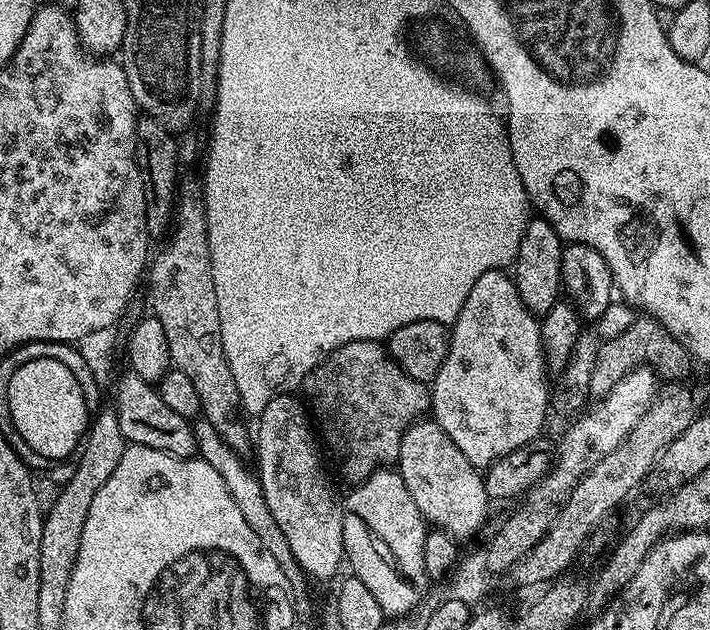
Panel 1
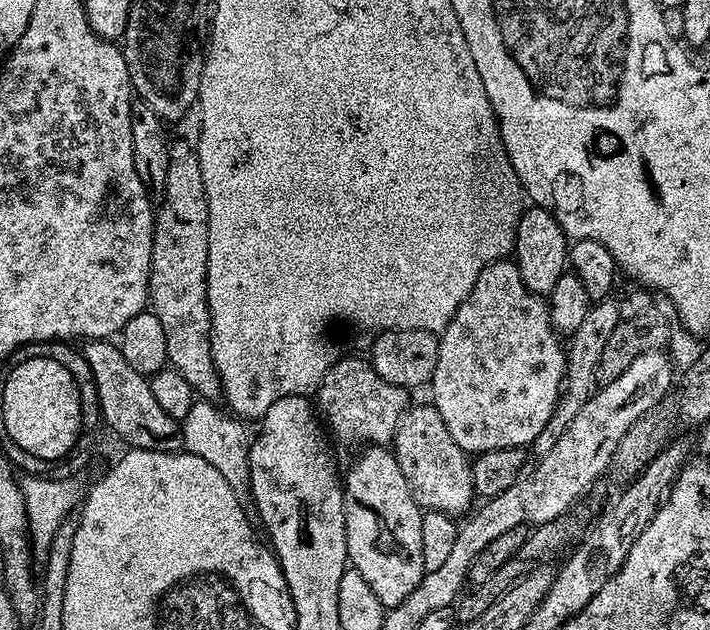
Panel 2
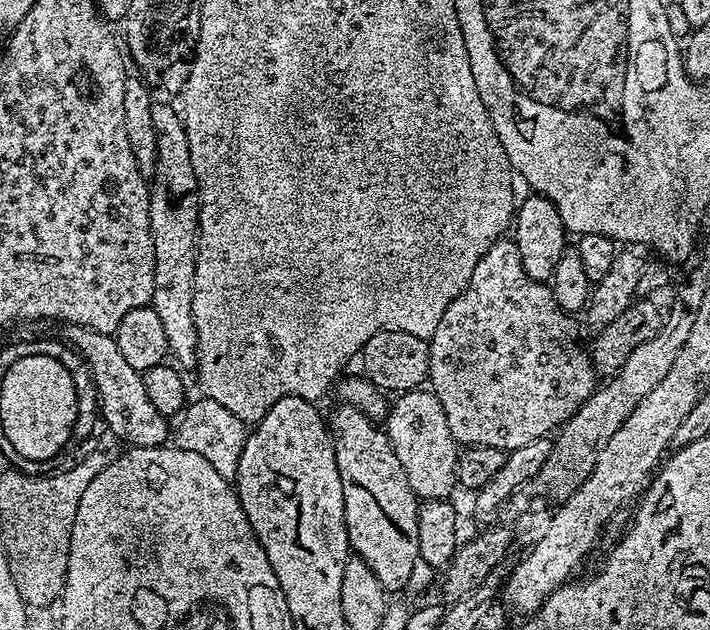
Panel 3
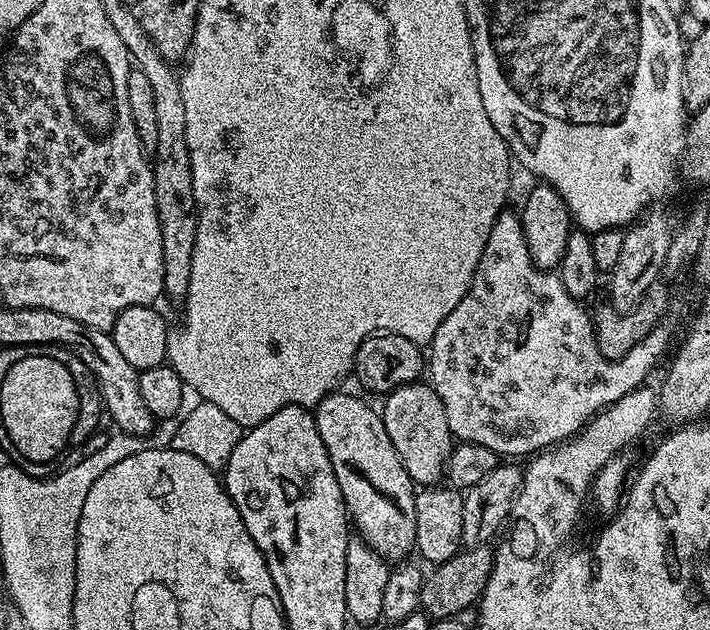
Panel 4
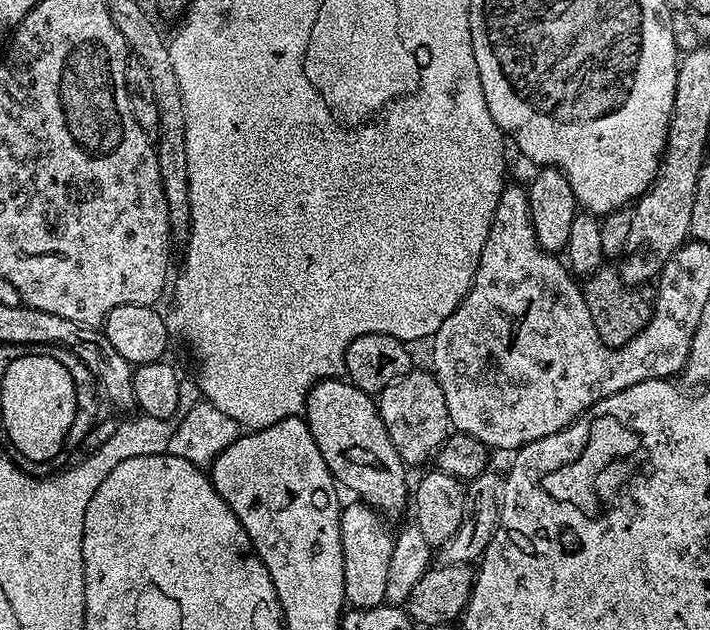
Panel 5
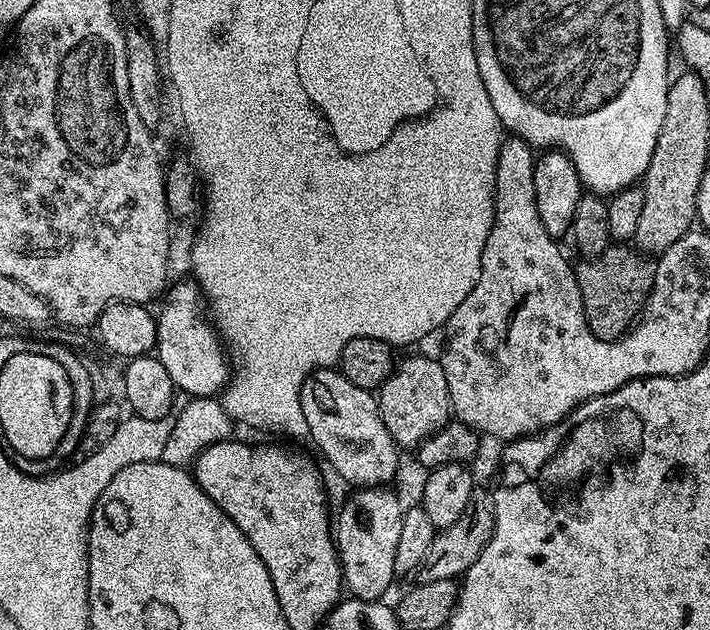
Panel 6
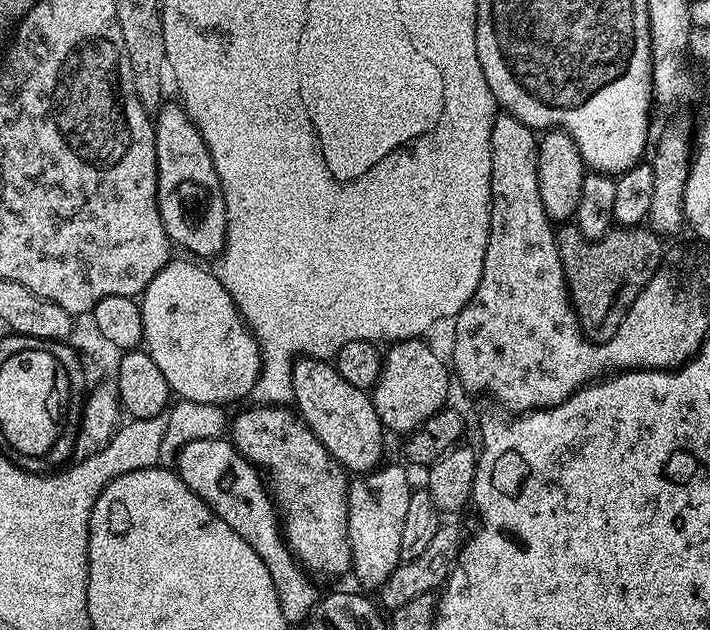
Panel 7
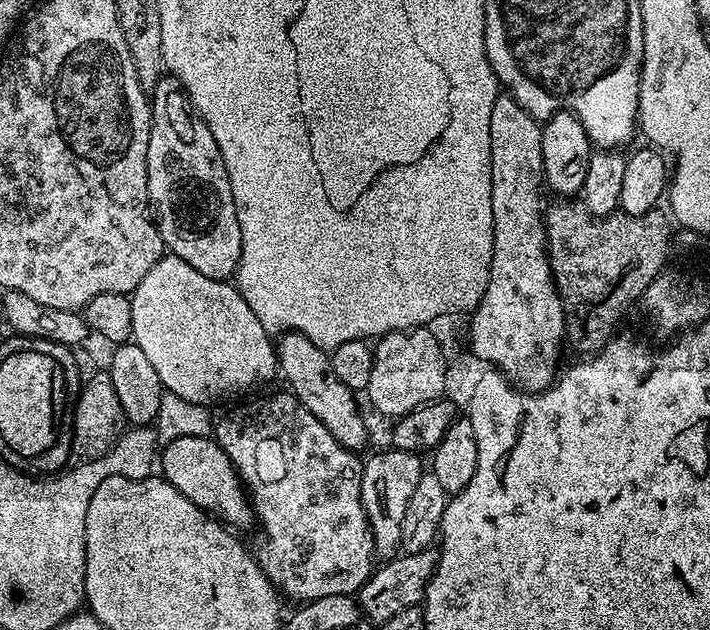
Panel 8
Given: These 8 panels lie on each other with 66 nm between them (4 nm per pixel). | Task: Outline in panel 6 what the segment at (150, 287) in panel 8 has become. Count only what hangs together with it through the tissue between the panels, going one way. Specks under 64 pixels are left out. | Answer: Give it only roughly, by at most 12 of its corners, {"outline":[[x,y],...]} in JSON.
{"outline":[[195,283],[159,301],[154,352],[181,393],[215,397],[226,348]]}

